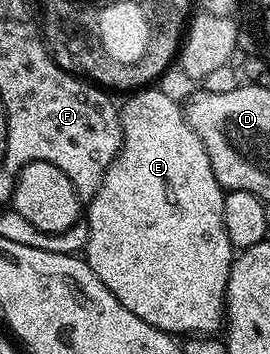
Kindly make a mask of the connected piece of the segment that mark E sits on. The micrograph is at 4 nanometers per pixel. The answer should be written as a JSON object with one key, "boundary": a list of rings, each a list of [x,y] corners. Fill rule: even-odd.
{"boundary":[[[142,88],[137,92],[131,93],[130,98],[121,107],[120,113],[122,115],[122,152],[118,155],[113,166],[110,167],[110,171],[106,173],[105,180],[102,181],[102,187],[99,188],[97,192],[94,193],[93,198],[90,199],[88,203],[88,209],[90,211],[85,211],[84,214],[84,224],[88,228],[88,236],[86,237],[86,244],[84,247],[84,257],[87,264],[92,268],[92,272],[96,272],[96,276],[100,276],[100,280],[114,293],[116,300],[120,300],[120,304],[124,304],[124,308],[128,308],[128,312],[136,312],[136,316],[140,316],[140,320],[144,320],[148,324],[152,324],[158,330],[165,330],[167,334],[171,336],[214,336],[223,329],[224,326],[224,311],[226,309],[226,285],[228,284],[228,276],[230,275],[230,266],[234,262],[236,257],[236,247],[228,240],[228,232],[224,228],[224,200],[226,199],[226,194],[220,183],[216,180],[216,176],[212,172],[212,164],[210,163],[210,157],[208,152],[204,148],[204,144],[200,140],[200,136],[190,127],[189,122],[186,120],[186,116],[183,107],[178,106],[178,102],[170,94],[165,94],[162,90],[154,90],[155,88]]]}

